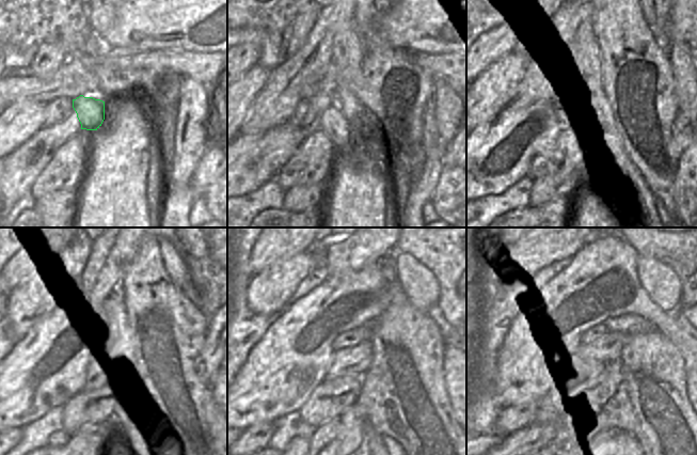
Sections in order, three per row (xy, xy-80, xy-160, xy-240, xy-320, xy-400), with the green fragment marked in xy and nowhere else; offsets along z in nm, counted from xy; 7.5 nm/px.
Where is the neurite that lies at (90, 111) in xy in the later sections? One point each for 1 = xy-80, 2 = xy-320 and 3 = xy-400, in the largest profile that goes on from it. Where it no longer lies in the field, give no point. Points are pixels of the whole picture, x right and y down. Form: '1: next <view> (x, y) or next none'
1: next xy-80 (333, 122)
2: next xy-320 (376, 443)
3: next none

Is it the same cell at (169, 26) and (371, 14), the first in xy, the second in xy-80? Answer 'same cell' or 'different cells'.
different cells

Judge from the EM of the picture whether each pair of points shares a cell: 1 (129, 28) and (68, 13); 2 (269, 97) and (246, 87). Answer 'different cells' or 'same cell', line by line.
1: different cells
2: different cells

